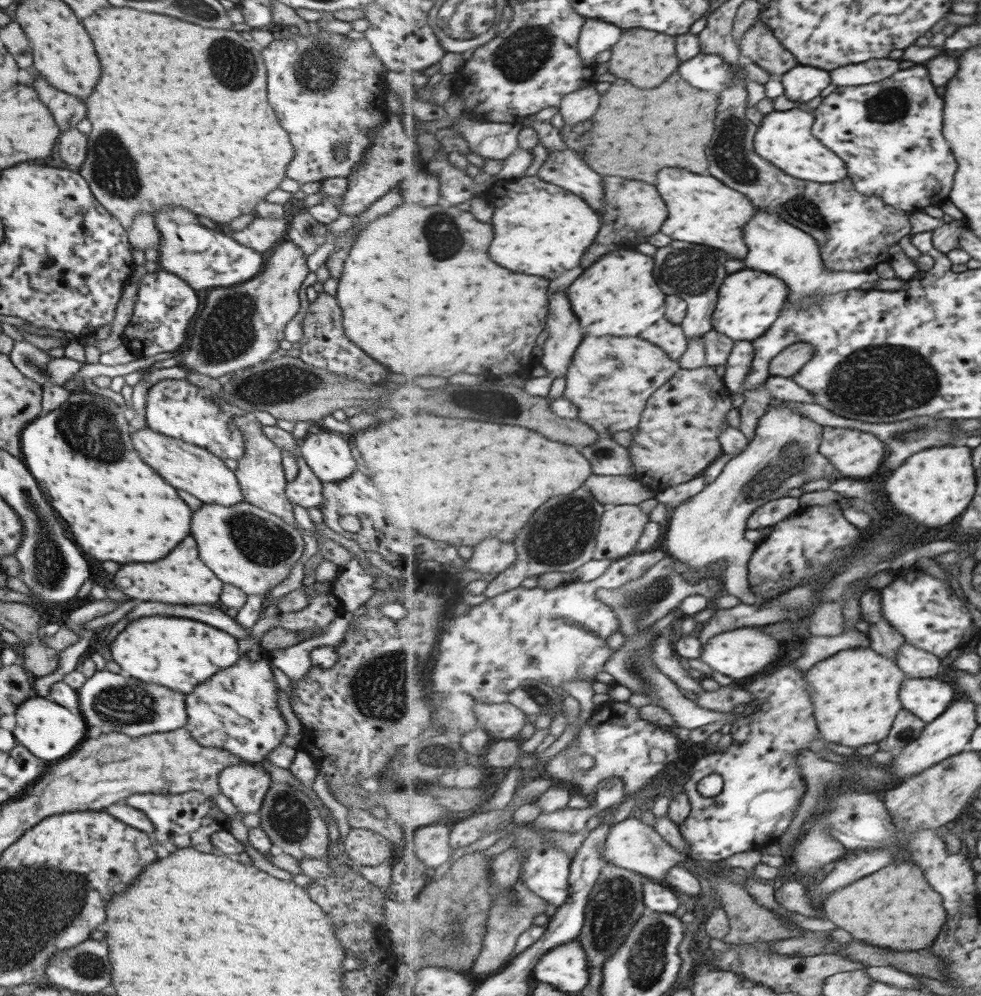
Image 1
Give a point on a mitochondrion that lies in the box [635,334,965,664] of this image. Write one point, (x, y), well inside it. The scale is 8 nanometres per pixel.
(880, 380)

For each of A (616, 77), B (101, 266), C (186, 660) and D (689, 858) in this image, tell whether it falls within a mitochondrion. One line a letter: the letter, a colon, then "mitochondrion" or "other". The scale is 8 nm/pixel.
A: other
B: other
C: other
D: other

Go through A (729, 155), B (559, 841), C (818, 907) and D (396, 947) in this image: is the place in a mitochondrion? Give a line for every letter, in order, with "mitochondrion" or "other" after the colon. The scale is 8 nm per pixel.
A: mitochondrion
B: other
C: other
D: other

